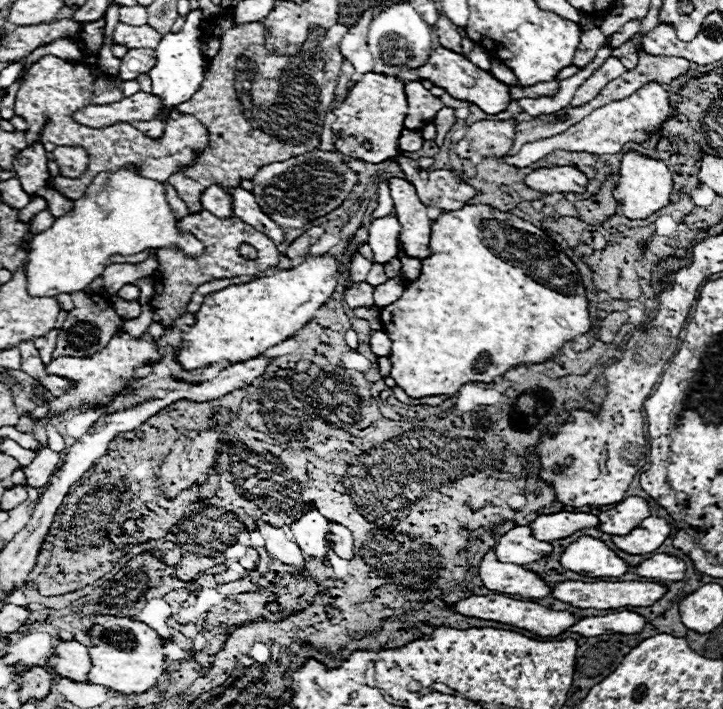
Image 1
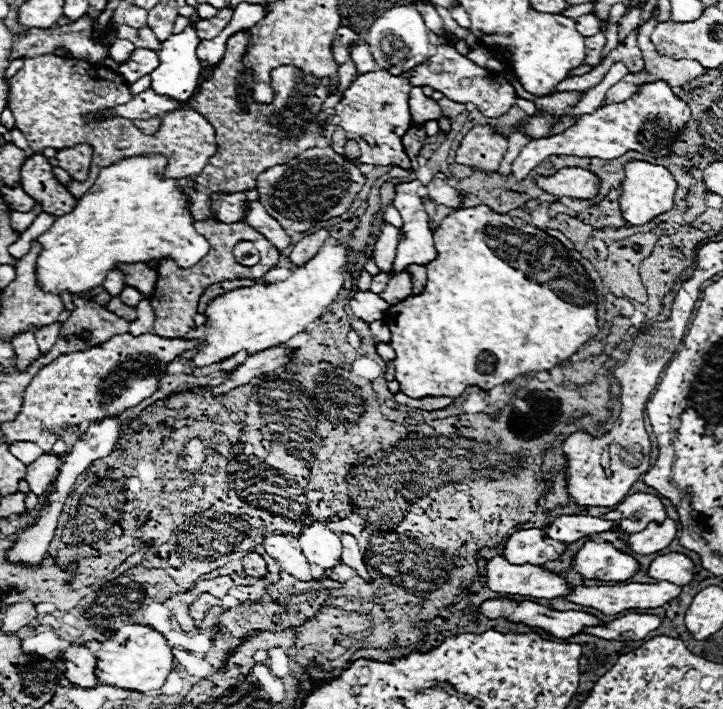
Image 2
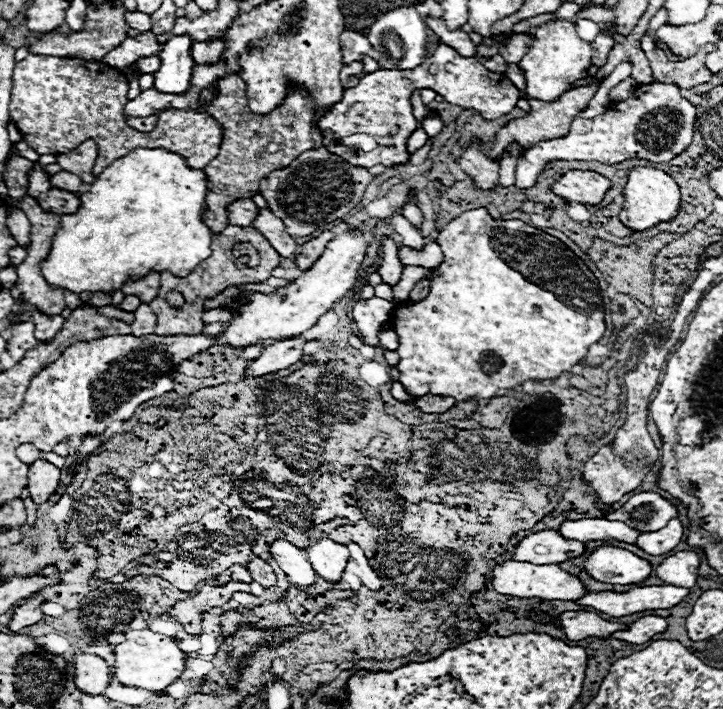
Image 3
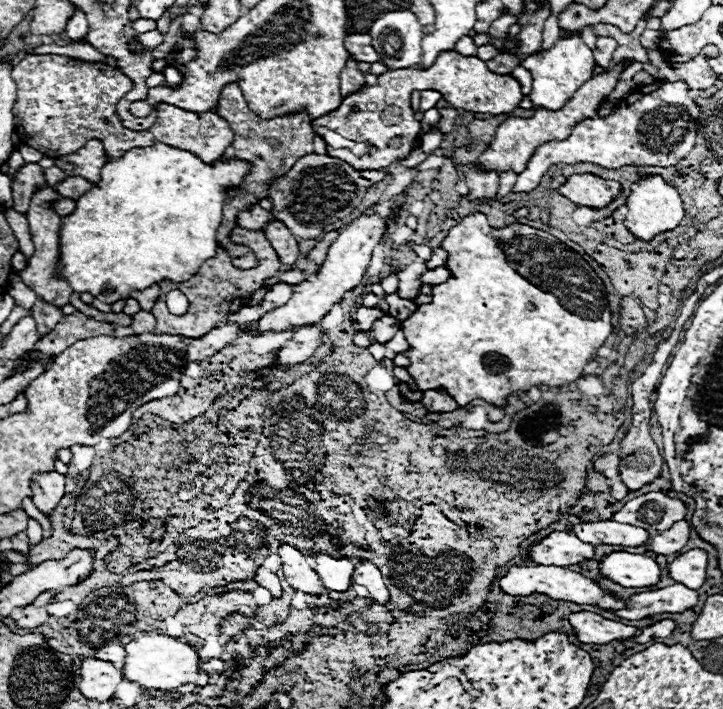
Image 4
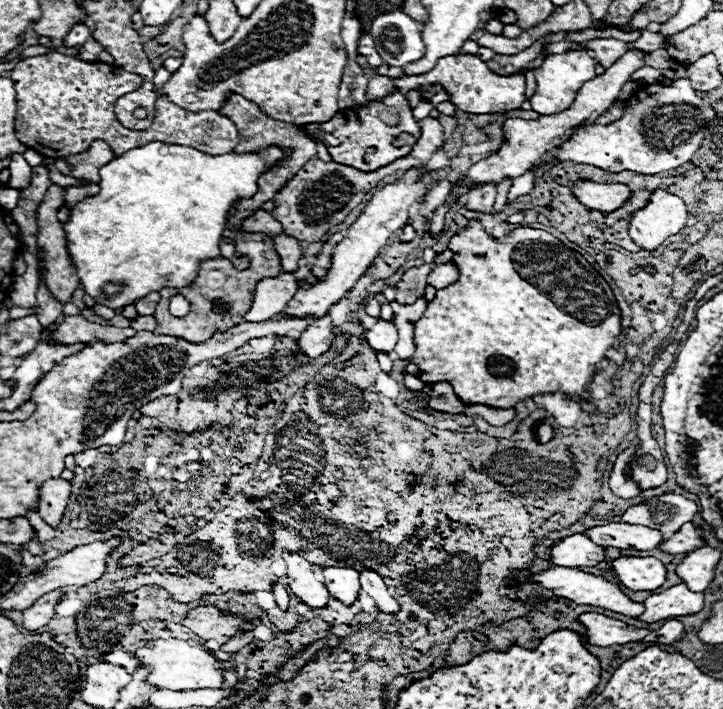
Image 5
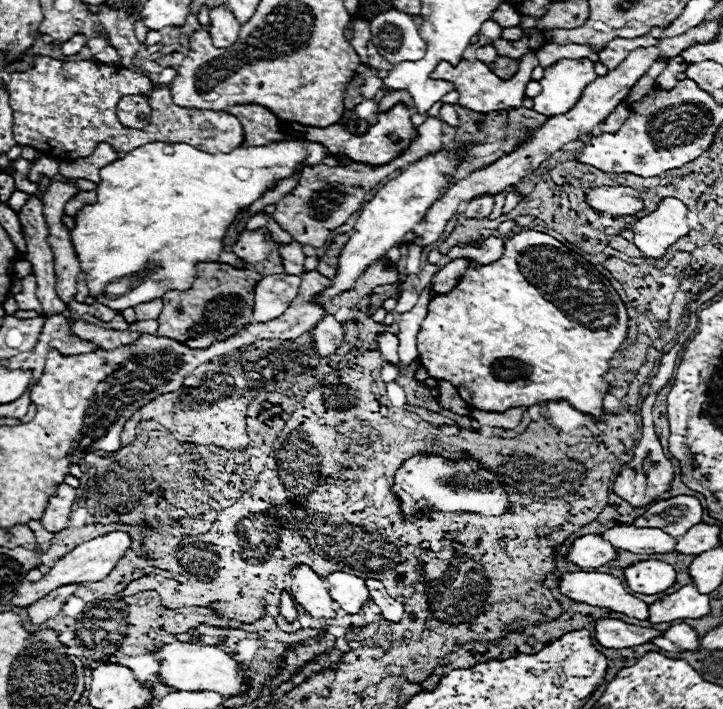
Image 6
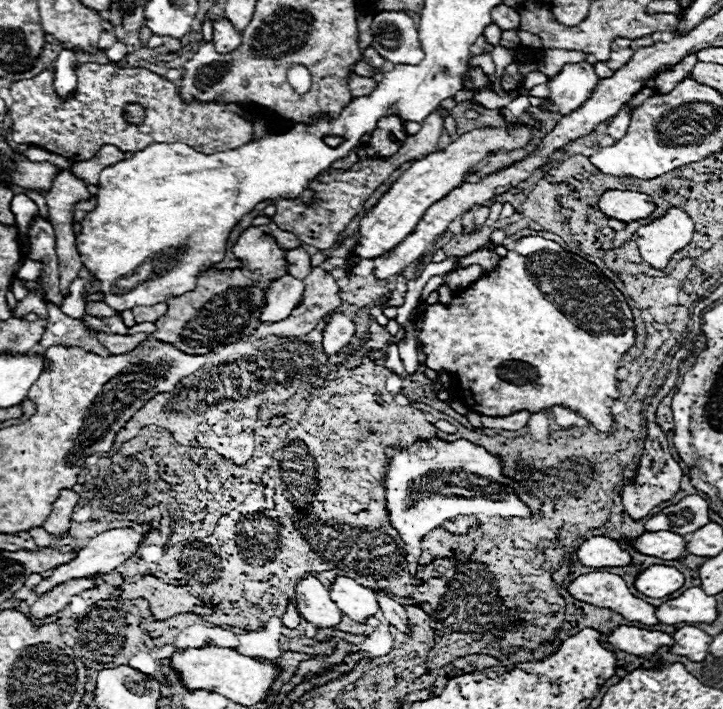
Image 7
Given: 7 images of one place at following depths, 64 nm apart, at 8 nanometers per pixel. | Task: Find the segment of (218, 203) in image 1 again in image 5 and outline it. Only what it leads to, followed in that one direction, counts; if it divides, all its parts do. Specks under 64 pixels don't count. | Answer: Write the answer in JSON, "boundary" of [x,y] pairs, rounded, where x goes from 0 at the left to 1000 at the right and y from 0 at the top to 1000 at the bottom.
{"boundary":[[[357,296],[343,310],[337,310],[335,324],[340,324],[340,327],[368,327],[373,333],[385,333],[385,330],[393,327],[393,322],[368,296]]]}

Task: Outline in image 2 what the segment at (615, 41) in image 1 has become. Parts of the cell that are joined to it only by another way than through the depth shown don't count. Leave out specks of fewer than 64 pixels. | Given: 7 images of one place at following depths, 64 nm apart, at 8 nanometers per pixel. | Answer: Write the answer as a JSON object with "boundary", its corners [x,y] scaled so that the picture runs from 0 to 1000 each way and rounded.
{"boundary":[[[880,6],[880,8],[869,8],[863,23],[860,23],[860,31],[858,31],[858,42],[855,42],[855,51],[858,56],[863,56],[874,42],[880,42],[880,37],[885,34],[885,20],[888,20],[888,6]]]}

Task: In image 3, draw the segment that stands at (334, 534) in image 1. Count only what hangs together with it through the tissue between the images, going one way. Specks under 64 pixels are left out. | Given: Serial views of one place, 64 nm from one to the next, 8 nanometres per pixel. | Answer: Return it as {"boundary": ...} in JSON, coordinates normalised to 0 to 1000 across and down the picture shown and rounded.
{"boundary":[[[484,767],[481,773],[484,773],[484,795],[481,795],[481,804],[490,807],[509,832],[515,832],[515,835],[528,832],[528,818],[520,810],[520,804],[509,795],[509,787],[501,781],[501,776],[492,767]]]}

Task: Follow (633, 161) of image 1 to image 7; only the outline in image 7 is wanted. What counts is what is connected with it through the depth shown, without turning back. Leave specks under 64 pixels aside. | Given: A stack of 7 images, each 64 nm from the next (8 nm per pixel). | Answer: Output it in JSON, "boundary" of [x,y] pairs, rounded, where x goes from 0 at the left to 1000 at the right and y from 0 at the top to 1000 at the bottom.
{"boundary":[[[927,293],[918,307],[888,319],[877,339],[885,350],[888,367],[907,381],[918,381],[929,361],[949,350],[960,330],[960,313],[941,293]]]}

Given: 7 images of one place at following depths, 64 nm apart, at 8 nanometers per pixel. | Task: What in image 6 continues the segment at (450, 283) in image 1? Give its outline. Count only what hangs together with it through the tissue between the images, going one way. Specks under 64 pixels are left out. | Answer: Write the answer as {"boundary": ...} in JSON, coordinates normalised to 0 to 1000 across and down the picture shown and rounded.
{"boundary":[[[719,327],[703,341],[697,341],[697,358],[692,367],[667,375],[661,370],[653,370],[647,381],[642,384],[639,395],[631,401],[631,406],[622,415],[606,415],[592,429],[592,443],[584,454],[584,465],[578,468],[578,502],[581,513],[595,525],[595,533],[603,536],[620,536],[633,550],[636,561],[650,573],[669,581],[700,581],[703,575],[733,575],[747,567],[763,567],[763,564],[783,564],[791,575],[816,584],[822,592],[830,592],[835,584],[833,567],[835,559],[844,550],[844,542],[835,536],[835,530],[844,522],[841,508],[846,508],[849,496],[858,491],[858,485],[869,474],[869,440],[866,429],[855,417],[855,412],[846,406],[846,401],[824,381],[822,372],[811,370],[802,358],[786,353],[777,341],[766,339],[758,330],[750,327]]]}

